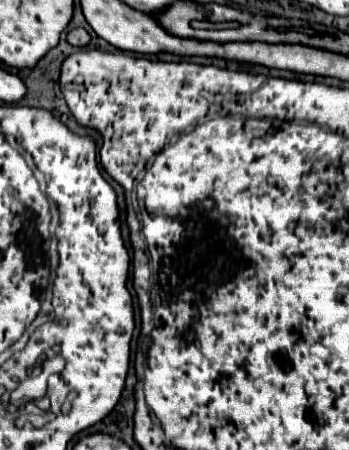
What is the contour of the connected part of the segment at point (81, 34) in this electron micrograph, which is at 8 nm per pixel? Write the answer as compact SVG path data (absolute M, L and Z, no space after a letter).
M71 29L67 33L67 43L71 45L85 45L89 41L89 33L85 29Z

